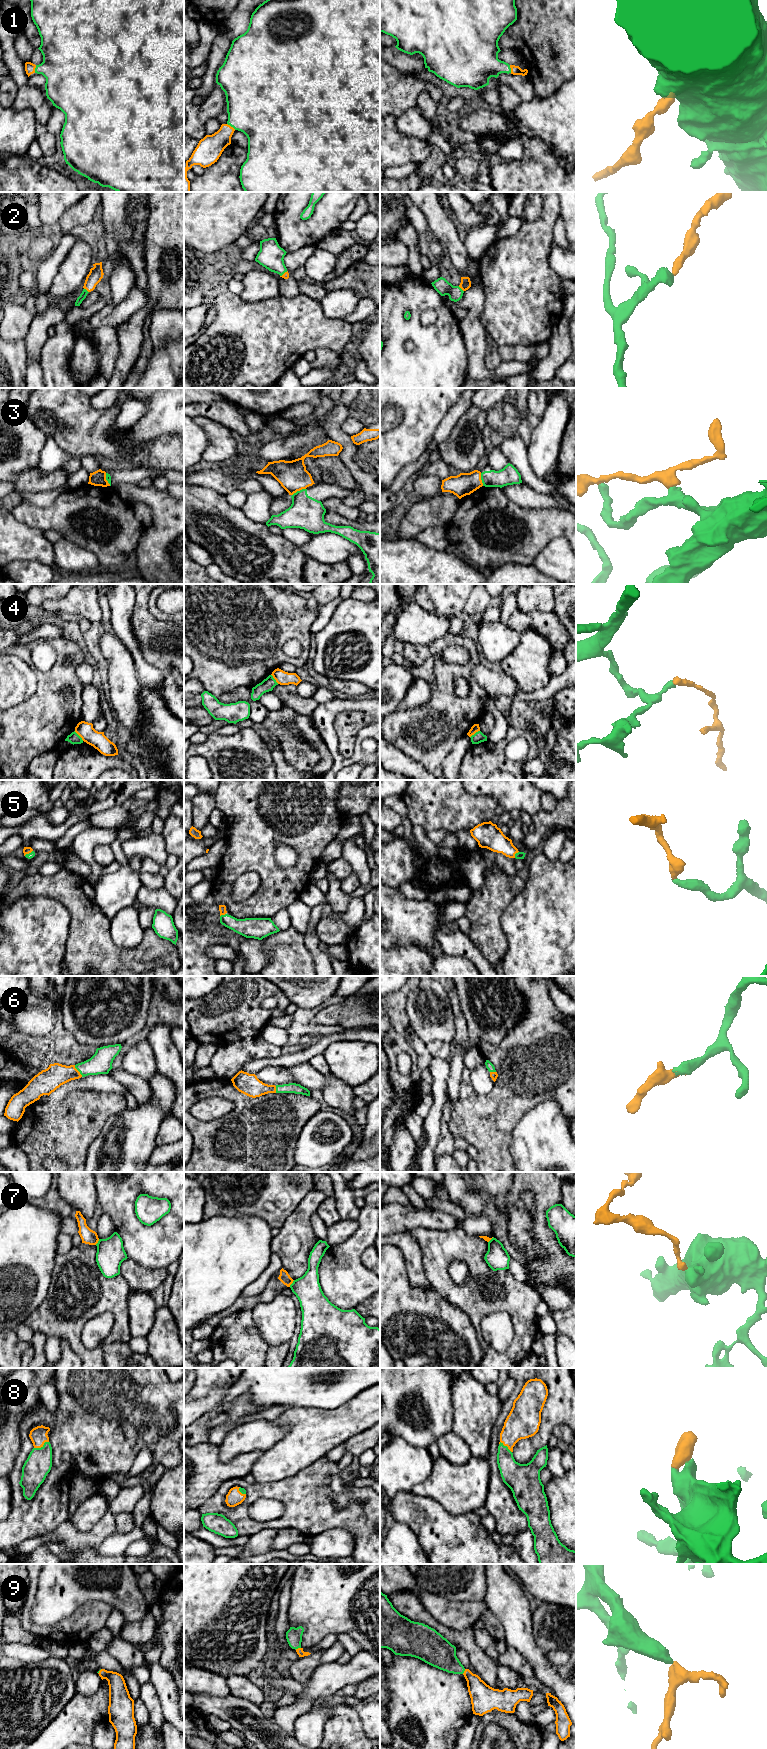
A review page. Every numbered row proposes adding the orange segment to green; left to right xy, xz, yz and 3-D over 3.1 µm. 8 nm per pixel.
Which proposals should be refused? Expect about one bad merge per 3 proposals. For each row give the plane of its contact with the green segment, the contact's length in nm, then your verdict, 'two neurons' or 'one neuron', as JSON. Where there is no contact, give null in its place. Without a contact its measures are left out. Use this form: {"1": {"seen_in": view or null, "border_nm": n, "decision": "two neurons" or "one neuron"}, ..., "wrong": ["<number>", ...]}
{"1": {"seen_in": "xz", "border_nm": 90, "decision": "one neuron"}, "2": {"seen_in": "yz", "border_nm": 60, "decision": "one neuron"}, "3": {"seen_in": "xz", "border_nm": 130, "decision": "two neurons"}, "4": {"seen_in": "xy", "border_nm": 110, "decision": "two neurons"}, "5": {"seen_in": "yz", "border_nm": 70, "decision": "one neuron"}, "6": {"seen_in": "xy", "border_nm": 120, "decision": "one neuron"}, "7": {"seen_in": "xz", "border_nm": 70, "decision": "two neurons"}, "8": {"seen_in": "xy", "border_nm": 130, "decision": "one neuron"}, "9": {"seen_in": "xz", "border_nm": 50, "decision": "one neuron"}, "wrong": ["3", "4", "7"]}

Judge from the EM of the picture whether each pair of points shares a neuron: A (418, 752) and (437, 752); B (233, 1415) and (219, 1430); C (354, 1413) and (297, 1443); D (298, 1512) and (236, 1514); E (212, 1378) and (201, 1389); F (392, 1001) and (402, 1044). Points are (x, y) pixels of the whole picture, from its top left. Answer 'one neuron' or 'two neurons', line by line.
A: one neuron
B: one neuron
C: one neuron
D: one neuron
E: one neuron
F: one neuron

